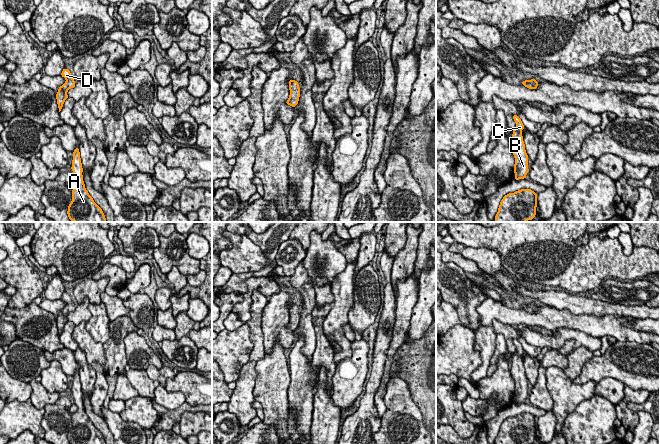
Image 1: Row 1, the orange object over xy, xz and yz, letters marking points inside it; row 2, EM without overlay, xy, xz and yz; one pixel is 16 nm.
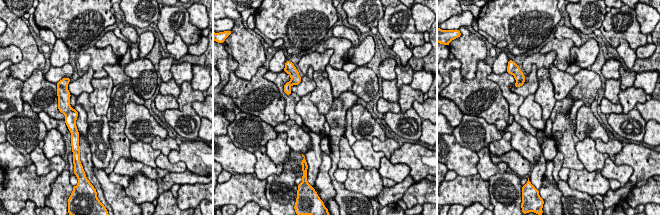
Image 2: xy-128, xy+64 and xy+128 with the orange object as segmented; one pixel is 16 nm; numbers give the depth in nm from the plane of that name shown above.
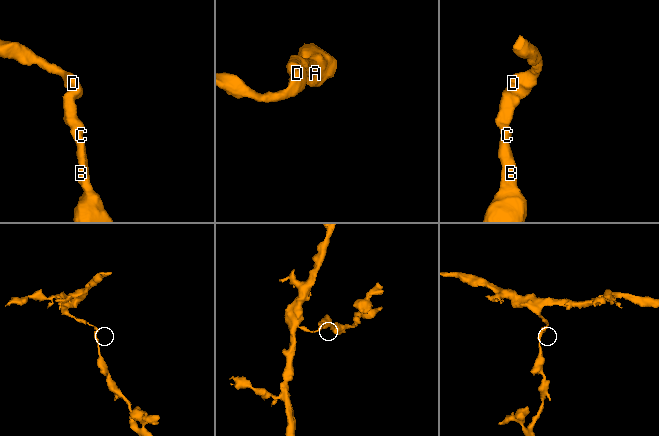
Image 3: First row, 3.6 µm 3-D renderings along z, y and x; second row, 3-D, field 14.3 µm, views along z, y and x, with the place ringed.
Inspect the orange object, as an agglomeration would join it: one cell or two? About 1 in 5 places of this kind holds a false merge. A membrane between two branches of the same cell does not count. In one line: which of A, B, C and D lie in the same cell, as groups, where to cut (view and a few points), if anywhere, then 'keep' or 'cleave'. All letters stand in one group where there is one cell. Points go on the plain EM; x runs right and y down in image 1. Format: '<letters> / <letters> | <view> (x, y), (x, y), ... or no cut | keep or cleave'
A B C D | no cut | keep

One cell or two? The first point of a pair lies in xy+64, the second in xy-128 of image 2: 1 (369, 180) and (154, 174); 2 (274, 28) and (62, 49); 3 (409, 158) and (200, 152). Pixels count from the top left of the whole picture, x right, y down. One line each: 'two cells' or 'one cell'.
1: two cells
2: two cells
3: one cell

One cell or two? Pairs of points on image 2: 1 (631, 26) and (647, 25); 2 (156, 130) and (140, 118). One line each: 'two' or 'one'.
1: two
2: one

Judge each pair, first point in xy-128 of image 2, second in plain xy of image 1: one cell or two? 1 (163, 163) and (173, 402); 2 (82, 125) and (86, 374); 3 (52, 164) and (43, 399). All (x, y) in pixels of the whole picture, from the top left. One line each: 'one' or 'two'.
1: one
2: one
3: one

